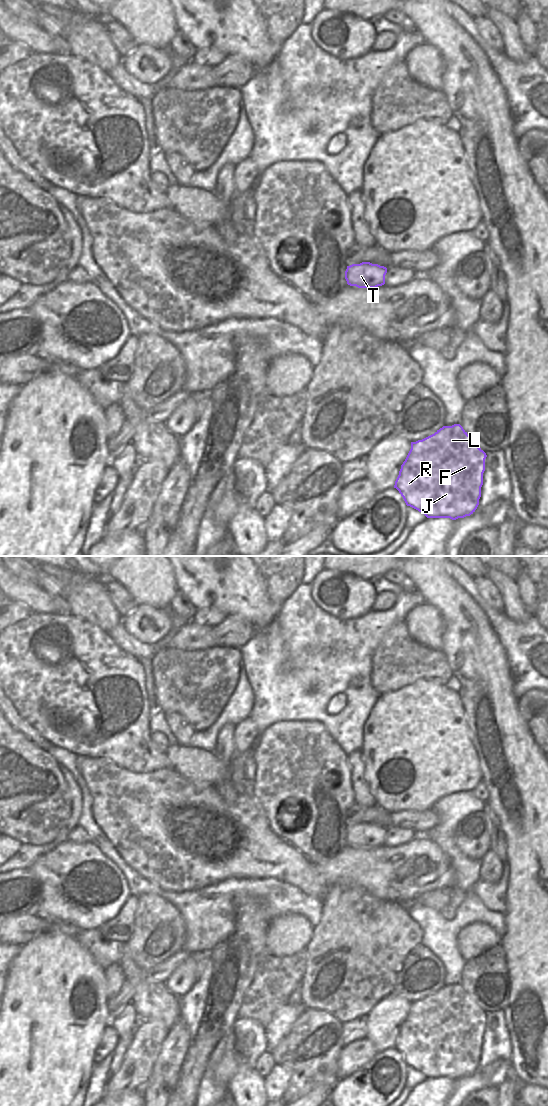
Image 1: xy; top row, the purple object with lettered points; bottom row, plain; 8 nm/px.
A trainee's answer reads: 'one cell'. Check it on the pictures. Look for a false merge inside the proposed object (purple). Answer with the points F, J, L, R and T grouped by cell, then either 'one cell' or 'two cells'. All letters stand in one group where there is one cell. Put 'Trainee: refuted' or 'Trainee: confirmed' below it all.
groups F J L R T; one cell
Trainee: confirmed

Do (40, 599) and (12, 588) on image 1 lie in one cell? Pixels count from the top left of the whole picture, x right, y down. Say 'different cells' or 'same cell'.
same cell

